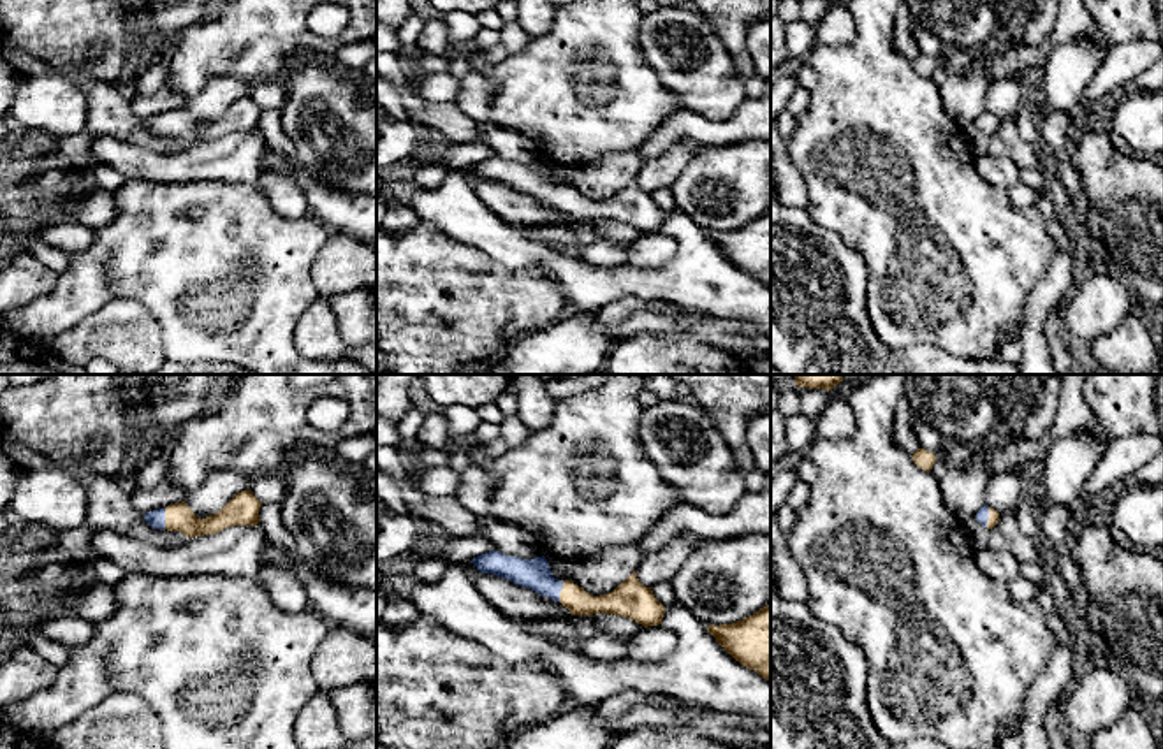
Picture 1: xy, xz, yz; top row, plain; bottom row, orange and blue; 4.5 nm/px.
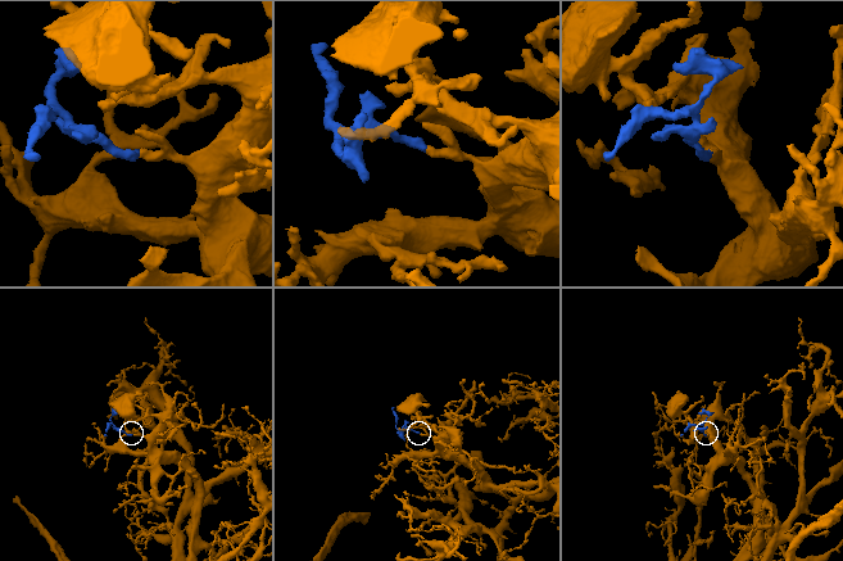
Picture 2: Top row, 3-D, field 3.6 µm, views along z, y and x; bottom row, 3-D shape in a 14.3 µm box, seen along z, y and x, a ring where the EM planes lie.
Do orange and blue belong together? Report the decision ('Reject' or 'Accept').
Accept

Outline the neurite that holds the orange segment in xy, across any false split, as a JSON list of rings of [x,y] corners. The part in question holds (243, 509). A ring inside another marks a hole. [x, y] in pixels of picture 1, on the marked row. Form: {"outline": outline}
{"outline": [[[238,492],[218,513],[197,519],[185,501],[144,513],[146,522],[155,529],[179,531],[188,538],[215,534],[230,526],[255,526],[260,522],[260,501],[253,492]]]}

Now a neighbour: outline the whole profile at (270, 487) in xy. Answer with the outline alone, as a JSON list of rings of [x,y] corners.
[[[280,473],[252,475],[250,491],[260,503],[276,503],[283,501],[287,485]]]

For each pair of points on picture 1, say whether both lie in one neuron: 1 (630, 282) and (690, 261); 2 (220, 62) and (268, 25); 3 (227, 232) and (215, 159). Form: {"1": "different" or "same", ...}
{"1": "same", "2": "same", "3": "different"}

